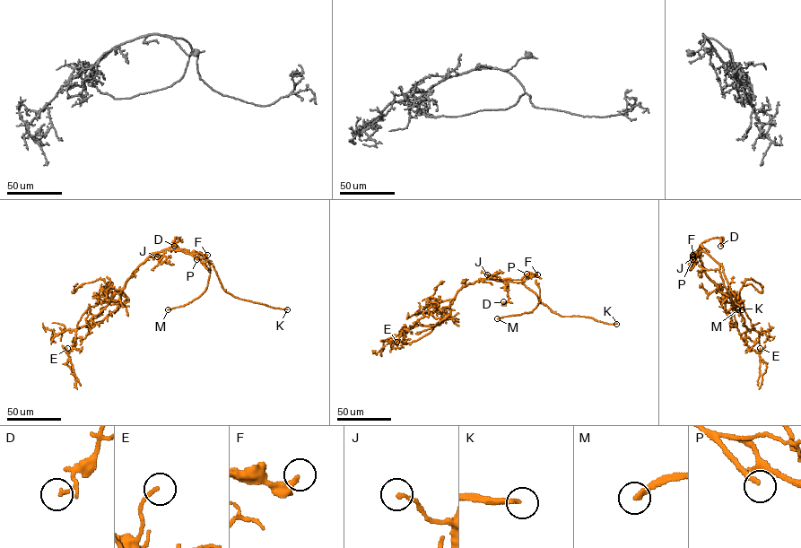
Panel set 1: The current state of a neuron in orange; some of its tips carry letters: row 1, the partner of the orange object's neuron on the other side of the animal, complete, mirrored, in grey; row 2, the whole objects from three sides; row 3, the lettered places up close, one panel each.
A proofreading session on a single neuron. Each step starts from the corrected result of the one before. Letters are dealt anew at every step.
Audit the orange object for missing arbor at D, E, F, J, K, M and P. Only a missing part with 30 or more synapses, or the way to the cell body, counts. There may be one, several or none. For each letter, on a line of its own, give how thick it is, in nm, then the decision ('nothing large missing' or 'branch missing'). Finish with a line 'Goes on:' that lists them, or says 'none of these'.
D: calibre 100 nm; nothing large missing
E: calibre 160 nm; nothing large missing
F: calibre 320 nm; nothing large missing
J: calibre 160 nm; nothing large missing
K: calibre 280 nm; branch missing
M: calibre 280 nm; branch missing
P: calibre 200 nm; branch missing
Goes on: K, M, P

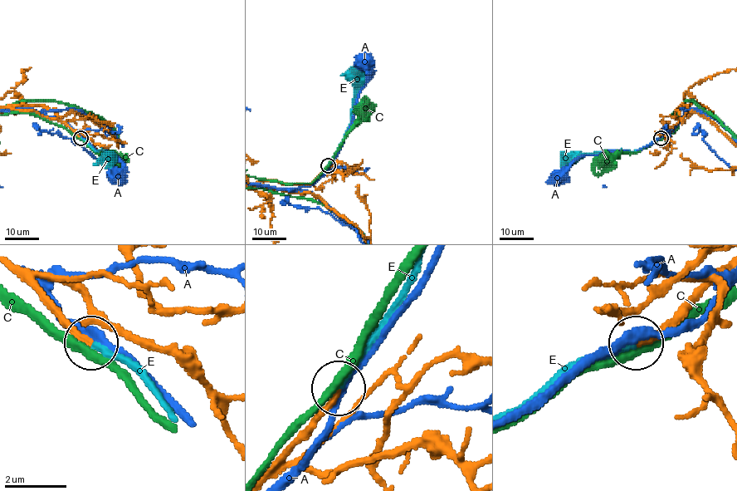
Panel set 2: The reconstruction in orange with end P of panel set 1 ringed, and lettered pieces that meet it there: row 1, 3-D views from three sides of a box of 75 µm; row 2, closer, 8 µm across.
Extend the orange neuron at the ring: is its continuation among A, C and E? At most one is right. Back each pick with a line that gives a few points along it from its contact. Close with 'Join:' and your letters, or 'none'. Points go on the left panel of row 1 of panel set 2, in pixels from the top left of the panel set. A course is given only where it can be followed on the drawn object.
E: Its course: (81, 138), (95, 151), (102, 149), (108, 154), (104, 156), (109, 159)
Join: E

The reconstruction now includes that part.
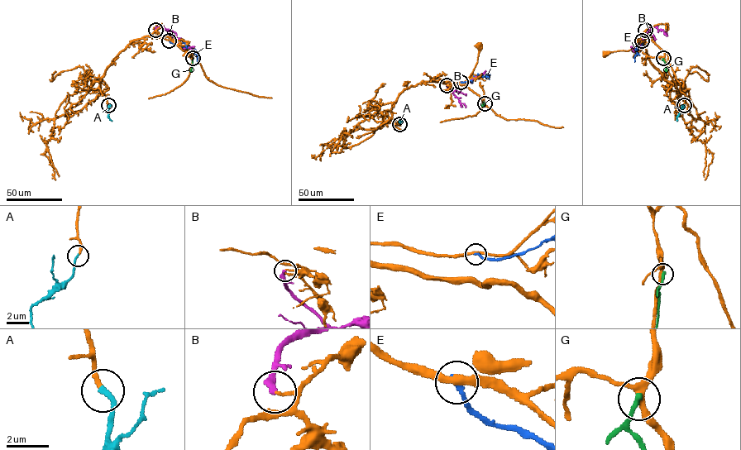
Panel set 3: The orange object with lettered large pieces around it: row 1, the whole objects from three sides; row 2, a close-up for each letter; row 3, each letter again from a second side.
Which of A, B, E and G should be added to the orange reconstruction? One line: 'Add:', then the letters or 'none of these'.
Add: A

